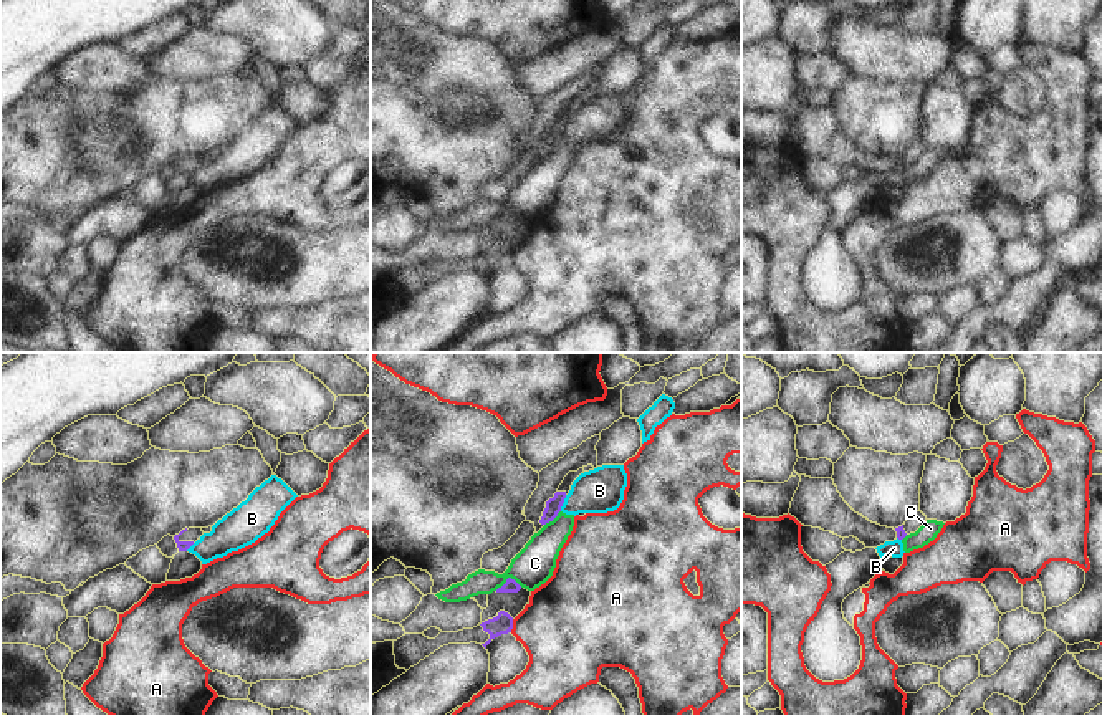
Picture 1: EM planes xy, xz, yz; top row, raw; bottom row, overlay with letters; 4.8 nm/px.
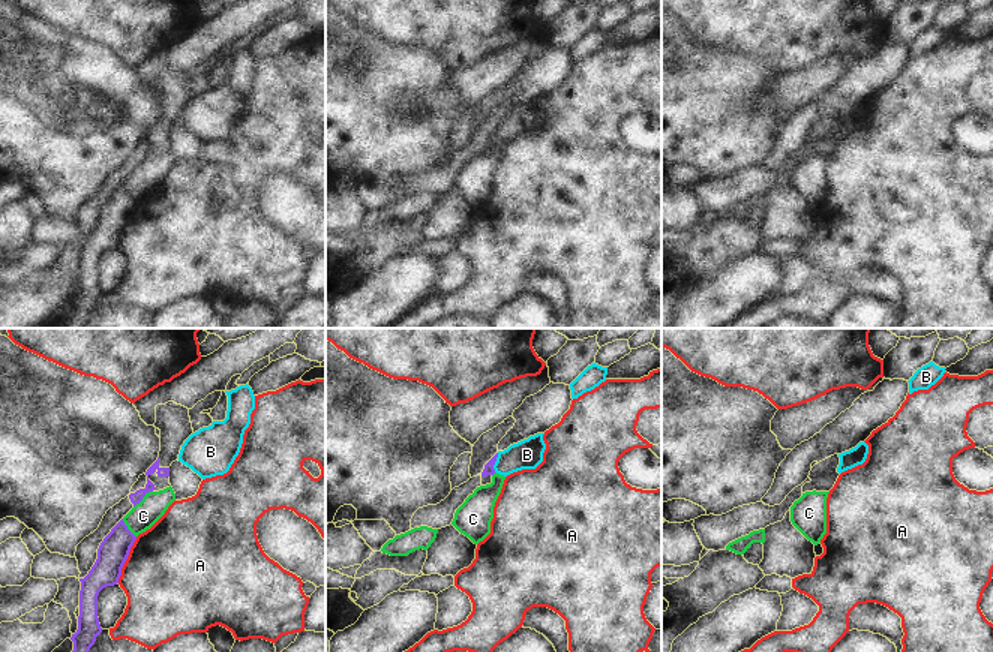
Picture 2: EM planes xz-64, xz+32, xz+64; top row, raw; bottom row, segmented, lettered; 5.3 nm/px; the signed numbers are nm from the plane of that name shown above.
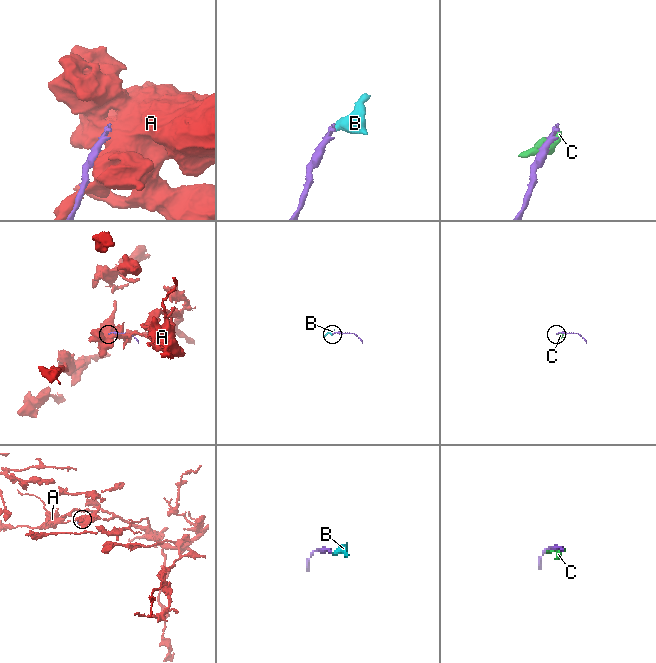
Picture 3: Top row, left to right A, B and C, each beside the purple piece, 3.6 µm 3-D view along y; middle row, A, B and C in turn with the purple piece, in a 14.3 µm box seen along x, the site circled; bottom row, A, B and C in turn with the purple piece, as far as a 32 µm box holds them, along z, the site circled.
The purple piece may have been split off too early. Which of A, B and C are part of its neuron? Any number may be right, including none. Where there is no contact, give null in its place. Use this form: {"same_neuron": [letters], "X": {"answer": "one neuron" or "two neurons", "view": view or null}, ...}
{"same_neuron": [], "A": {"answer": "two neurons", "view": "xz"}, "B": {"answer": "two neurons", "view": "xz"}, "C": {"answer": "two neurons", "view": "xz"}}

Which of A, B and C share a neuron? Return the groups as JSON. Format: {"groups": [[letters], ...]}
{"groups": [["A"], ["B", "C"]]}

